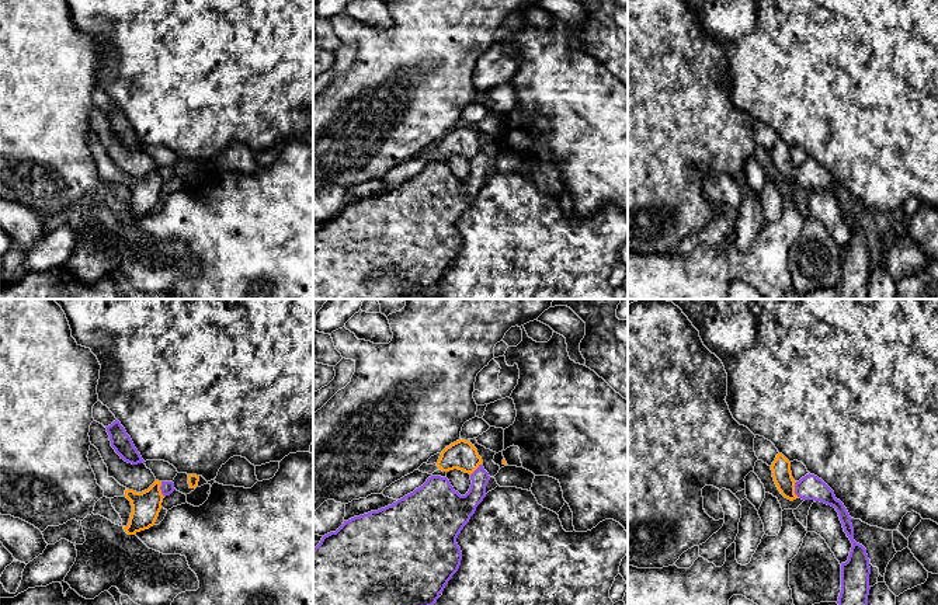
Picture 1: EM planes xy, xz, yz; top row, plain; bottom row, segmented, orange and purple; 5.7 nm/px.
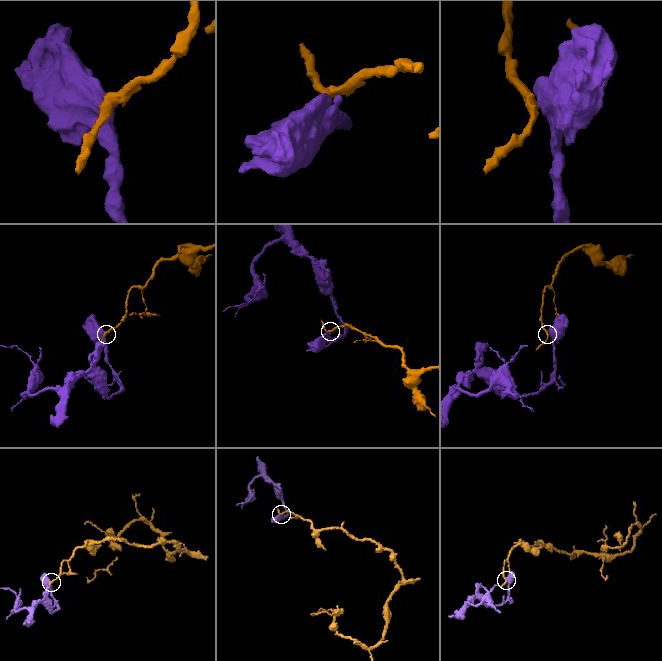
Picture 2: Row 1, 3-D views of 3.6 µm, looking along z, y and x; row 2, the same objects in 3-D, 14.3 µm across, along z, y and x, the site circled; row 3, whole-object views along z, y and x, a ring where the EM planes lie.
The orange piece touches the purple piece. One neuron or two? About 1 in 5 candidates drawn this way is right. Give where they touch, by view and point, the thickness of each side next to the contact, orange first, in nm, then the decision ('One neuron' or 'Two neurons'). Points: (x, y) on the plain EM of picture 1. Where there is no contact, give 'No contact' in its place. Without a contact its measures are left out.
Touches orange at yz (794, 176). Thickness 110 nm (orange) against 140 nm. Two neurons

